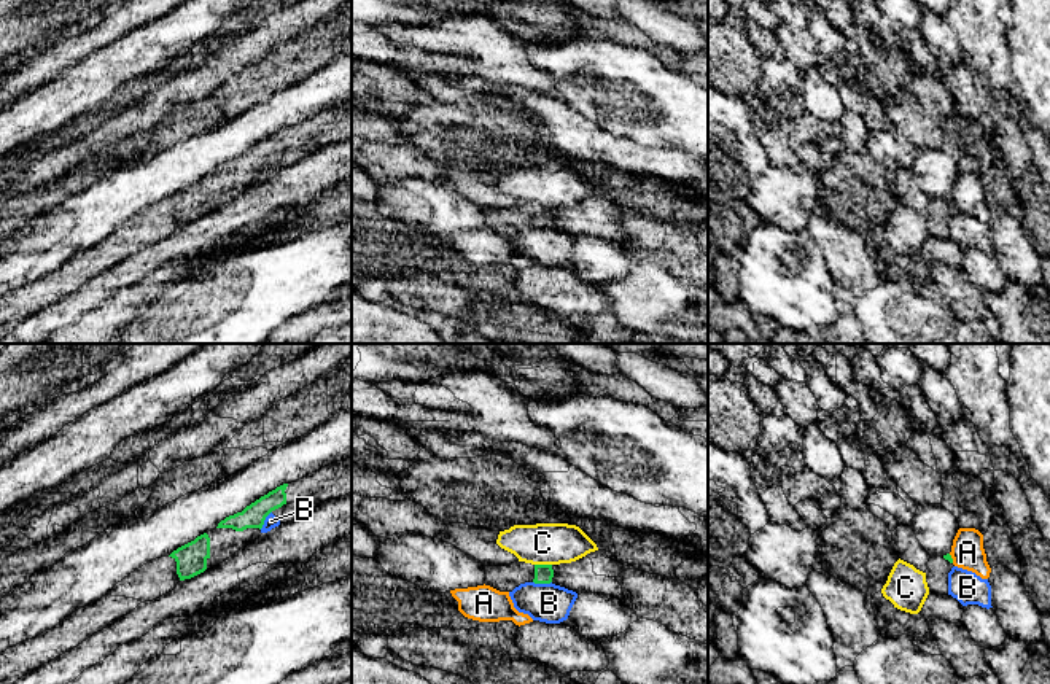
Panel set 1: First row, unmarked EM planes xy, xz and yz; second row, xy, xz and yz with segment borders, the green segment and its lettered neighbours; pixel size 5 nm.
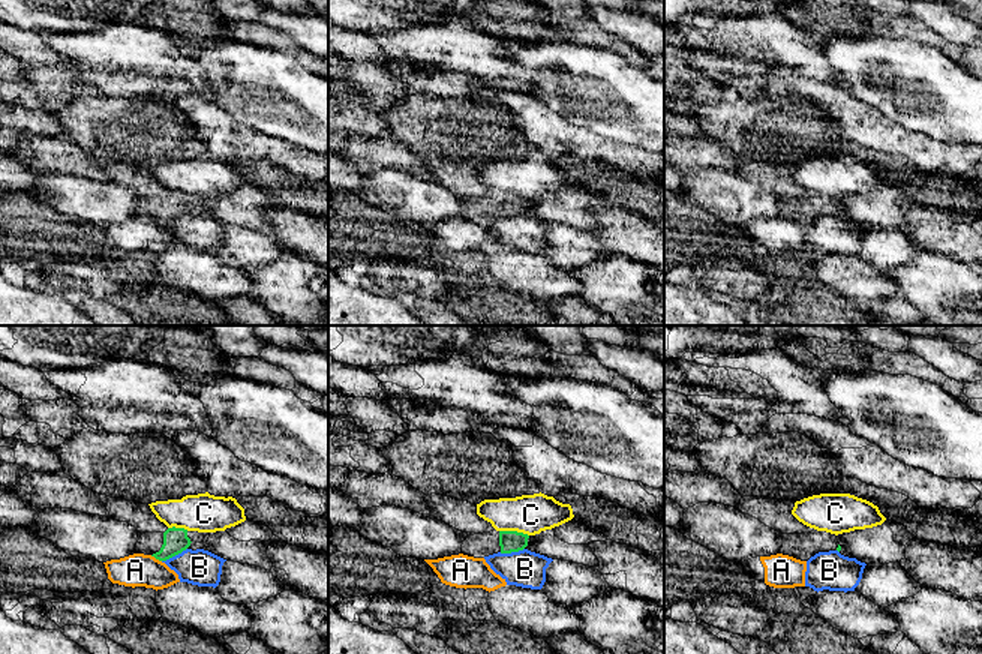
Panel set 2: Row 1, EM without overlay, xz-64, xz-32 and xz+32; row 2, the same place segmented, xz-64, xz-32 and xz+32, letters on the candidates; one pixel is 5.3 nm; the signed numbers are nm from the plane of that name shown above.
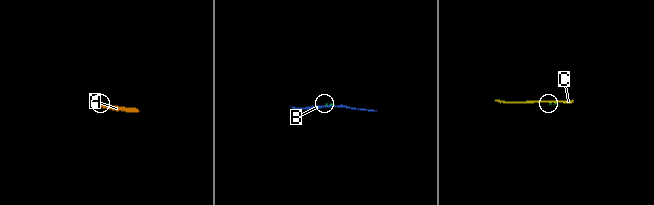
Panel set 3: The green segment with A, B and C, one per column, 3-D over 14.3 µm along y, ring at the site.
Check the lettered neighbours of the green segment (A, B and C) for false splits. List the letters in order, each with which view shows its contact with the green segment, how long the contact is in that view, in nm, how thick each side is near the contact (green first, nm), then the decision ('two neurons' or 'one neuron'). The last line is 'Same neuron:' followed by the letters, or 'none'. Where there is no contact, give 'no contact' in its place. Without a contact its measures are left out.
A: contact in yz; length 50 nm; calibres 30 and 170 nm; two neurons
B: contact in xz; length 100 nm; calibres 100 and 200 nm; two neurons
C: contact in xz; length 90 nm; calibres 100 and 200 nm; two neurons
Same neuron: none

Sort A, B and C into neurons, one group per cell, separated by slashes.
A / B / C

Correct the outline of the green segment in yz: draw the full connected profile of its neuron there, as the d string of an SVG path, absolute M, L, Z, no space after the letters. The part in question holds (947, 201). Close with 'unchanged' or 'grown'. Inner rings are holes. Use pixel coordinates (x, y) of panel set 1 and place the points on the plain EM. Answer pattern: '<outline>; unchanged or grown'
M950 197L943 200L932 200L928 205L926 226L929 235L939 239L948 239L948 216L953 212L953 202Z; grown

